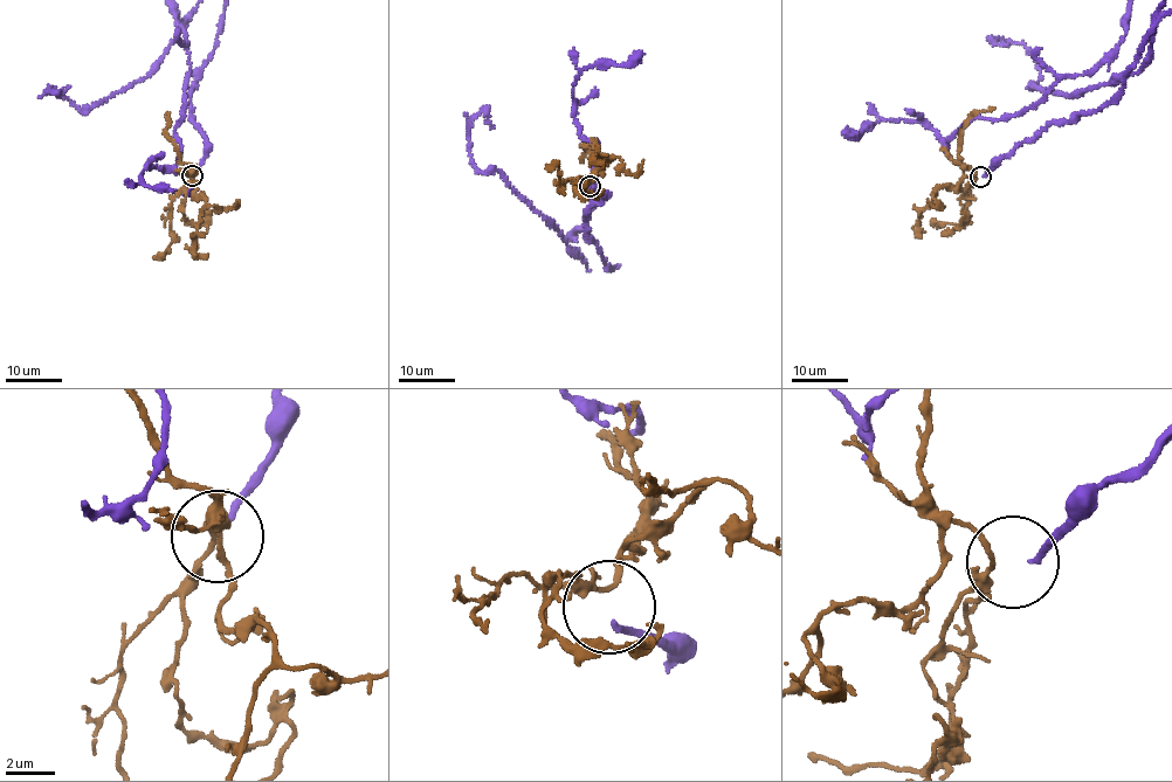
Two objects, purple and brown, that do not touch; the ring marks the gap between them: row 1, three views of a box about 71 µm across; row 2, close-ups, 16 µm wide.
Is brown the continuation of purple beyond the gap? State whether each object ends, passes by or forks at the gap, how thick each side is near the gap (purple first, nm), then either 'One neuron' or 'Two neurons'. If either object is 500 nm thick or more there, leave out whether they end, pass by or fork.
At the ring purple ends. At the ring brown passes by. Thickness 260 nm (purple) against 190 nm. Two neurons

